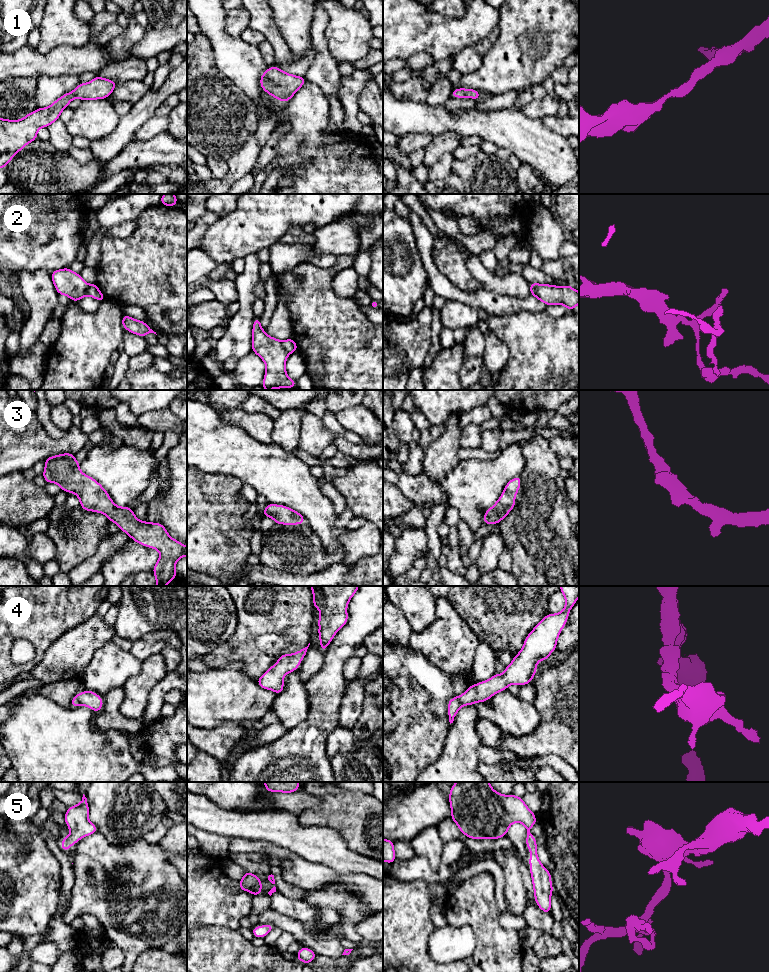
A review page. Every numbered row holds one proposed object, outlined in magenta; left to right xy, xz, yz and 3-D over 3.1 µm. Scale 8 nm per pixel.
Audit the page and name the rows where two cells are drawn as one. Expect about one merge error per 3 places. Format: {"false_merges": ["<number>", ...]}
{"false_merges": ["2"]}

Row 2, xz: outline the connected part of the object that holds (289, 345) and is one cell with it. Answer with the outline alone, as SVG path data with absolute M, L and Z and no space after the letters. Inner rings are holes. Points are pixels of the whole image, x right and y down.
M292 338L282 341L282 344L288 354L299 351L296 342Z

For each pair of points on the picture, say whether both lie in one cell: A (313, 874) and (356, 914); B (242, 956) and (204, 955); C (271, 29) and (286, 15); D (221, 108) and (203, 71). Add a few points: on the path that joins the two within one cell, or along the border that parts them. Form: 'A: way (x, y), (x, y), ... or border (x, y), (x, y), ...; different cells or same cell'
A: border (350, 886), (332, 883), (321, 888), (306, 890); different cells
B: way (233, 956), (213, 956); same cell
C: border (271, 10), (275, 24), (287, 46); different cells
D: way (212, 99), (203, 90), (203, 80); same cell

